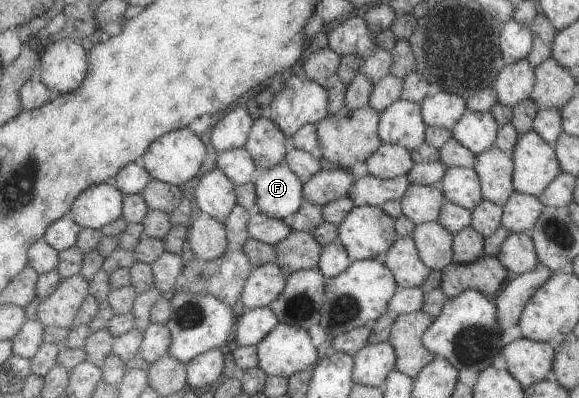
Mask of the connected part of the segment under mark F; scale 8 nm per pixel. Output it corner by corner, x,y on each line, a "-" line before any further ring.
254,118
248,131
243,149
254,163
255,173
253,189
256,195
255,207
261,215
284,220
293,215
302,204
302,183
285,164
282,163
284,153
287,151
288,139
280,132
269,119

